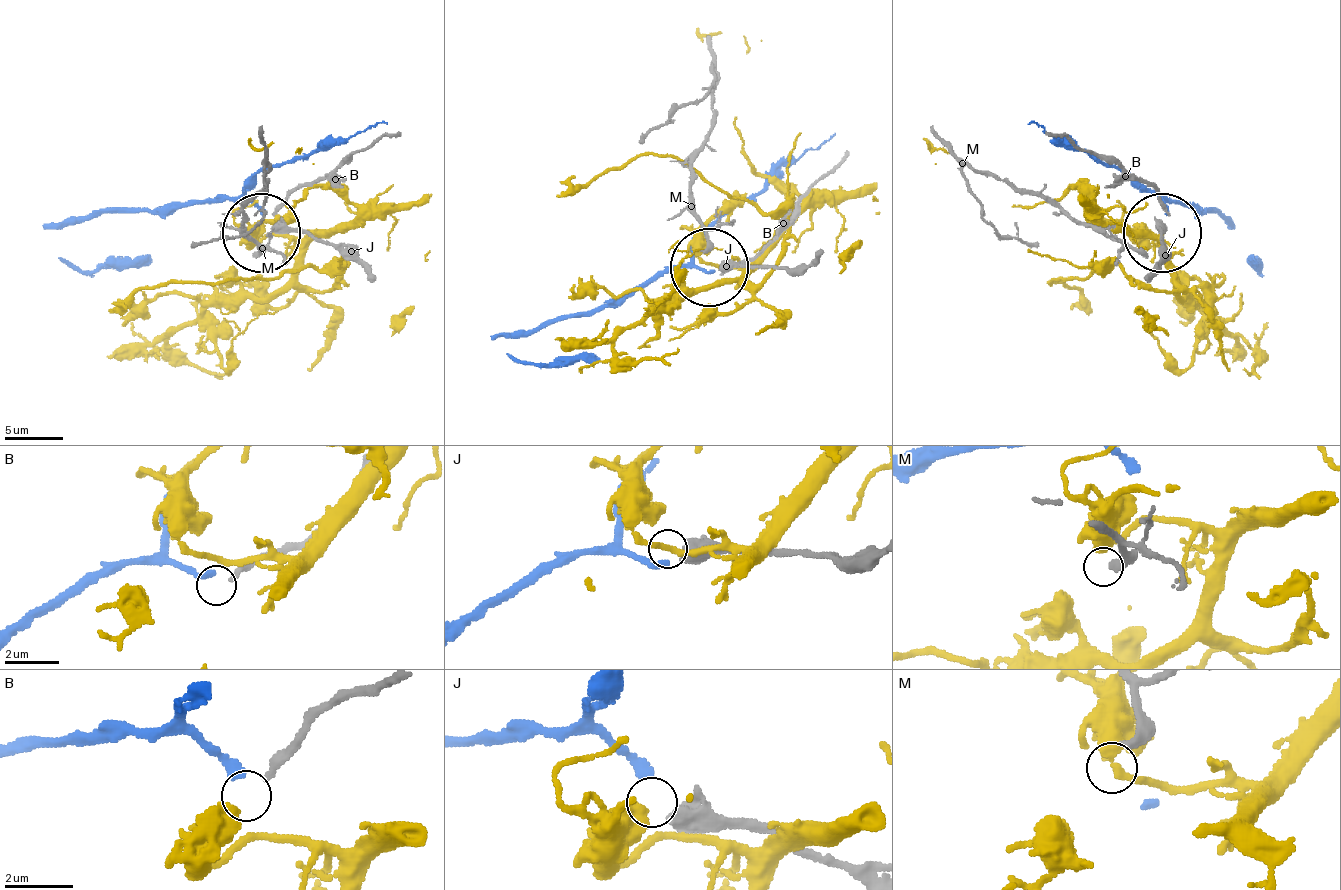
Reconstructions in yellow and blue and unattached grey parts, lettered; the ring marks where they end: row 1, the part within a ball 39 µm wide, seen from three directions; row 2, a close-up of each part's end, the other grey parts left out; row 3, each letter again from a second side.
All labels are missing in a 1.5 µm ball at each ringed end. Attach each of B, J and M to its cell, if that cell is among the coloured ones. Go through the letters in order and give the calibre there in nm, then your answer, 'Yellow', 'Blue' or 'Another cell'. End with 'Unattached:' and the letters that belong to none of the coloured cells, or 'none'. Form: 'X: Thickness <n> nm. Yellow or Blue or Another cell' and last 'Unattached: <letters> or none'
B: Thickness 190 nm. Another cell
J: Thickness 650 nm. Blue
M: Thickness 320 nm. Another cell
Unattached: B, M

